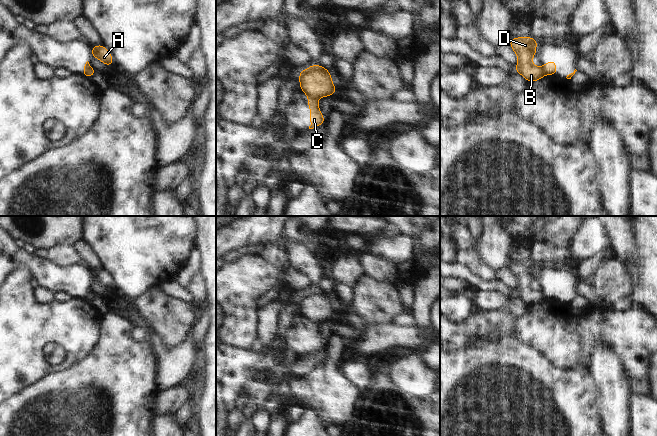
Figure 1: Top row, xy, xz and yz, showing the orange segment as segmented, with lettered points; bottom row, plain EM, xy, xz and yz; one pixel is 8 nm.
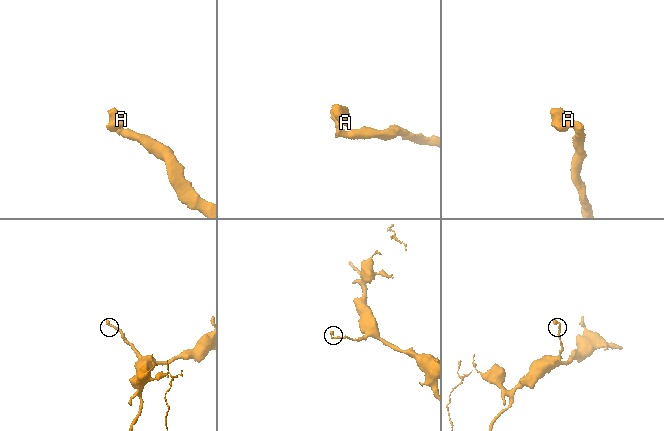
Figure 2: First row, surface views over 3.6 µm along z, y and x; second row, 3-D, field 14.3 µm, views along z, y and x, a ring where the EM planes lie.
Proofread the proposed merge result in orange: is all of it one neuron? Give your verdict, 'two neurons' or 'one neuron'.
two neurons

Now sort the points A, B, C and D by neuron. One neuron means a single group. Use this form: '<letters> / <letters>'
A B D / C

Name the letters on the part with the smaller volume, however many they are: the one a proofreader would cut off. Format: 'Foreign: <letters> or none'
Foreign: A, B, D

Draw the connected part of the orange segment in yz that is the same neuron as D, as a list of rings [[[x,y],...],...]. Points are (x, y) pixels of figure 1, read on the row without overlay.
[[[517,261],[508,267],[518,281],[514,294],[521,298],[528,307],[540,304],[547,298],[543,291],[537,291],[532,287],[532,282],[536,279],[536,270],[539,267],[533,261]]]

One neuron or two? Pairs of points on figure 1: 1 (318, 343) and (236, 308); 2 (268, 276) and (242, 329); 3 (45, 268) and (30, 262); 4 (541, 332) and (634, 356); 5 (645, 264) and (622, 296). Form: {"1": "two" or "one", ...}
{"1": "two", "2": "one", "3": "one", "4": "one", "5": "two"}

